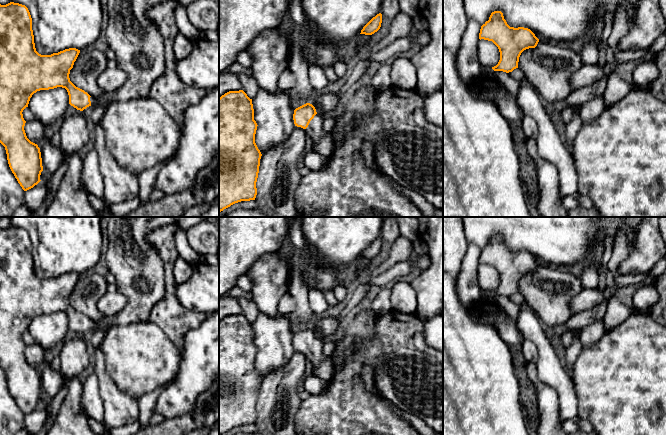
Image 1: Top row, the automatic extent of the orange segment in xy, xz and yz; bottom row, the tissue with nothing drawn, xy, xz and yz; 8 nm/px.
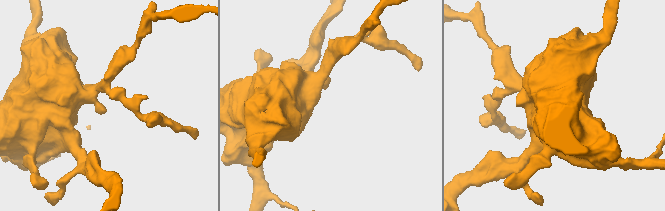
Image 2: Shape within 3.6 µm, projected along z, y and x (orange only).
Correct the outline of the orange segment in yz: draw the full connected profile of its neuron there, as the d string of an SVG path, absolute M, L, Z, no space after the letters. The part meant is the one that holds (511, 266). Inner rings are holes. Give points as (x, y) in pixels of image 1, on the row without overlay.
M501 235L491 237L489 244L481 250L479 263L492 265L498 271L500 284L492 293L506 297L518 292L521 277L535 272L539 266L530 253L510 251Z

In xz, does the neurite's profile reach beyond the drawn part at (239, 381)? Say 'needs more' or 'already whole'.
already whole

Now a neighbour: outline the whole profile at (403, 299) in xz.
M397 282L391 288L391 307L392 310L413 315L416 312L418 301L416 292L408 282Z

